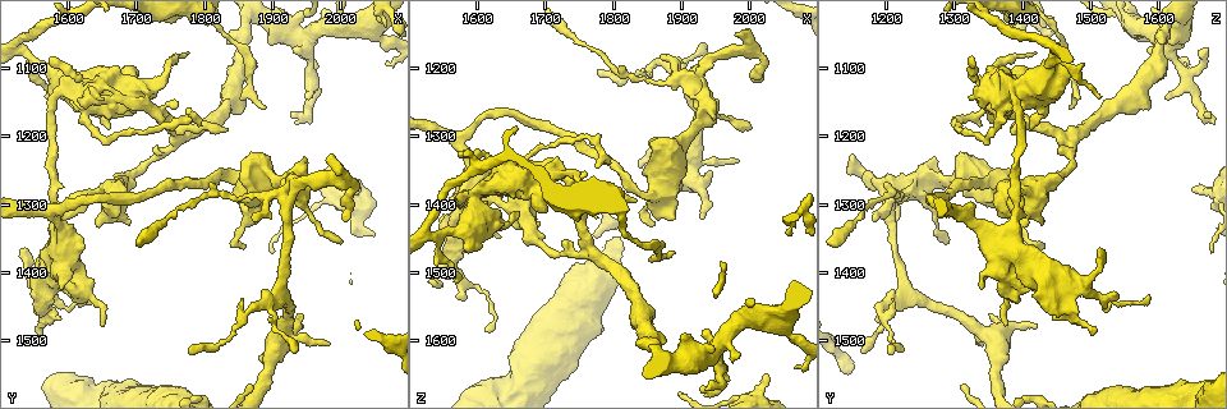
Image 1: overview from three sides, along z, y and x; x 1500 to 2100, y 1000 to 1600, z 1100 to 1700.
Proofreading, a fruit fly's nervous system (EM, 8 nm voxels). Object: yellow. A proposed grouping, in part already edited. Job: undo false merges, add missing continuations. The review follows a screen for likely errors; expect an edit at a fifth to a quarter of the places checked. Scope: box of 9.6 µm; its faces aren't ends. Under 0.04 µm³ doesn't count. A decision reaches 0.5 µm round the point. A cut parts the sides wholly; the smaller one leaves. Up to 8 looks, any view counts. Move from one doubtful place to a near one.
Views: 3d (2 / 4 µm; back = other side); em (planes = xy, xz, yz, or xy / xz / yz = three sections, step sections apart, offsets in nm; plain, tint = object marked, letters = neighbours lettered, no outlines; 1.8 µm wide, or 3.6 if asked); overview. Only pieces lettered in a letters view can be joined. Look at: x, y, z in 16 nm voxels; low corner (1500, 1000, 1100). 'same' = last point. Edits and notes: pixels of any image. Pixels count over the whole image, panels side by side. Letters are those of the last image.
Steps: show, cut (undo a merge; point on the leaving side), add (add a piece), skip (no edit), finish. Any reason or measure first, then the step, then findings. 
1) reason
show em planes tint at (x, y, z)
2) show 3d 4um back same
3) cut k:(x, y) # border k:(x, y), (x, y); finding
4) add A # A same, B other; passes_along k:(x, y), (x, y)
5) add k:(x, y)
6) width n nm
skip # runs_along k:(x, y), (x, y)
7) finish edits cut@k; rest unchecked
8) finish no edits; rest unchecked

branch stops here
show 3d 2um at (2025, 1280, 1650)

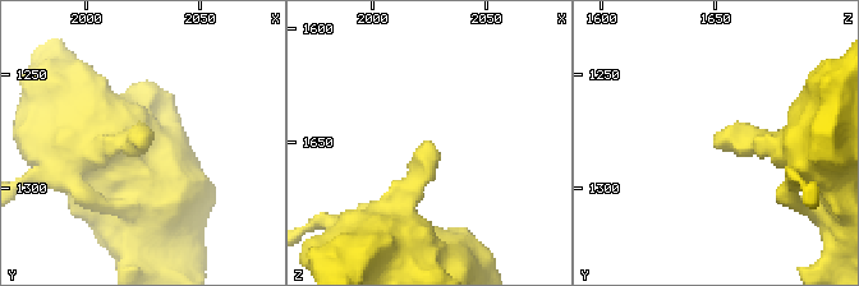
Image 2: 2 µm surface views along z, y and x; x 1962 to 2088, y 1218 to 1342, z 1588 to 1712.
show em yz step 16 tint at (2027, 1282, 1655)

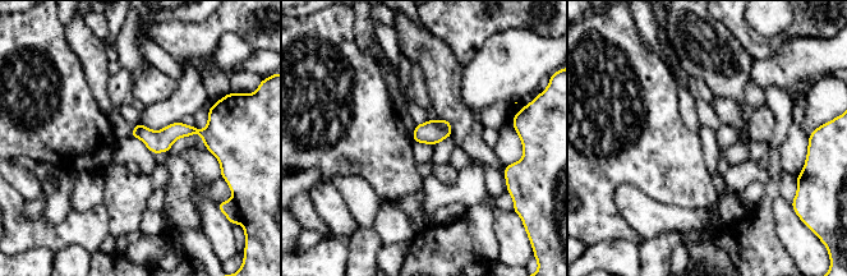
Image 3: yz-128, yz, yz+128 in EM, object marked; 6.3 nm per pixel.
another direction
show em planes letters same

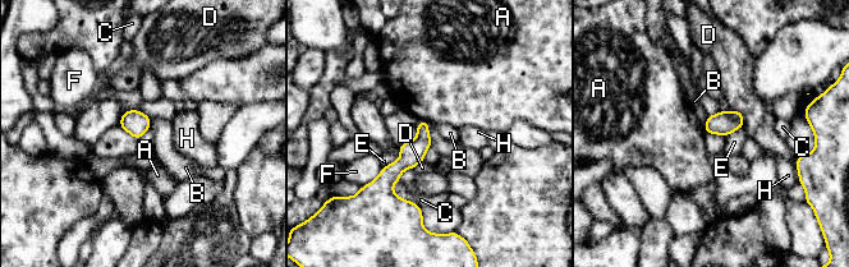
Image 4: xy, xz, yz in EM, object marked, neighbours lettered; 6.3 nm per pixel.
skip # A other, B other, C other, D other, E other, F other, H other; runs_along 4:(423, 124), (389, 176), (389, 193), (416, 210); no lettered piece goes on from it

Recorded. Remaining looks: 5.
calibre changes
show 3d 2um at (1595, 1140, 1390)

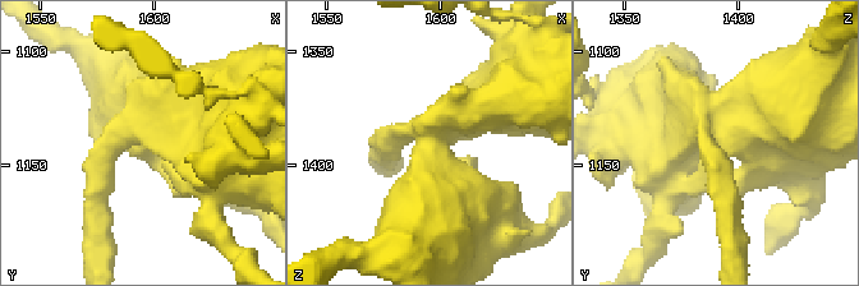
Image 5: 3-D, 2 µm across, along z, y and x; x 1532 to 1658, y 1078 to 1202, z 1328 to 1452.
arms 4; now the EM
show em xz step 4 letters at (1592, 1137, 1389)

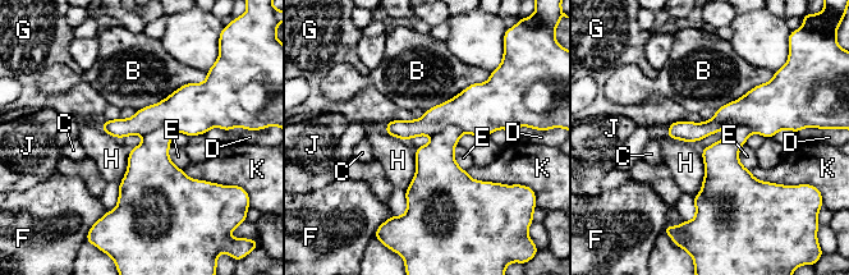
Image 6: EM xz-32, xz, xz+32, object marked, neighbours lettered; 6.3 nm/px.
cut 6:(435, 161) # B other, C other, D other, E other, F other, G other, H other, J other, K other; border 6:(464, 132), (446, 125), (431, 136); a second neuron is stuck on

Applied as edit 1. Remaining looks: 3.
thick turns thin
show em planes plain at (1910, 1495, 1355)

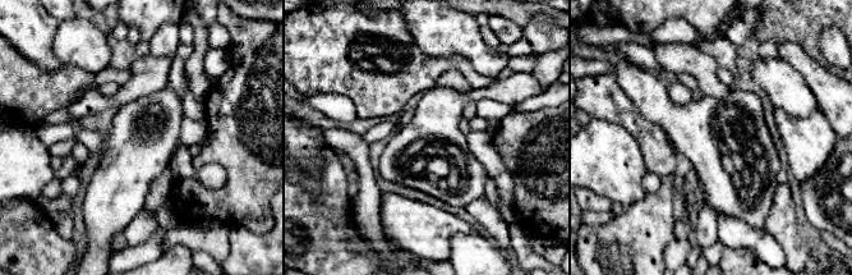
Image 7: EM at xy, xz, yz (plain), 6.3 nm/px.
show em planes tint same

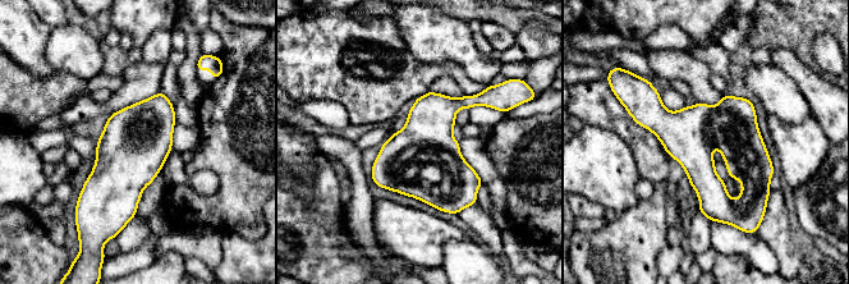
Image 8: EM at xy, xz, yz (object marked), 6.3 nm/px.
see the neighbours
show em planes letters same

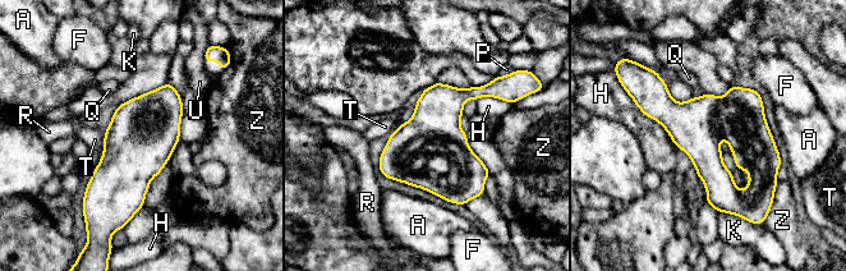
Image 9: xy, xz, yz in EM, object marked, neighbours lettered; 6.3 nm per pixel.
width 340 nm
skip # A other, F other, H other, K other, P other, Q other, R other, T other, U other, Z other; runs_along 9:(658, 81), (727, 209); all the same neuron

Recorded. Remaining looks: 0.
finish edits cut@6; rest unchecked

